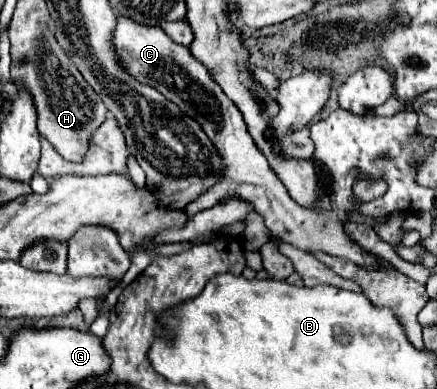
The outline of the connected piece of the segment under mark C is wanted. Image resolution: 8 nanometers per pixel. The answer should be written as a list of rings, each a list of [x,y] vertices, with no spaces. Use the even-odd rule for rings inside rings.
[[[125,16],[117,18],[113,44],[119,52],[125,70],[133,74],[139,82],[157,88],[167,100],[171,100],[181,110],[185,110],[185,114],[195,118],[205,130],[205,134],[211,138],[211,142],[217,146],[217,152],[223,156],[225,162],[223,180],[217,182],[211,190],[207,190],[201,198],[187,204],[185,206],[187,216],[197,214],[209,206],[215,206],[219,198],[225,194],[235,194],[249,200],[255,206],[255,210],[265,218],[265,226],[269,228],[269,232],[281,238],[283,242],[289,242],[305,252],[323,250],[327,254],[347,258],[363,268],[377,266],[377,260],[345,234],[345,230],[341,228],[341,220],[333,210],[331,198],[329,194],[325,194],[325,190],[321,192],[323,202],[321,210],[305,210],[303,206],[297,206],[293,198],[289,198],[289,192],[283,186],[283,182],[275,176],[275,172],[267,164],[267,158],[253,144],[241,112],[221,92],[221,88],[209,76],[207,68],[189,54],[189,48],[173,42],[159,26],[141,26]]]

